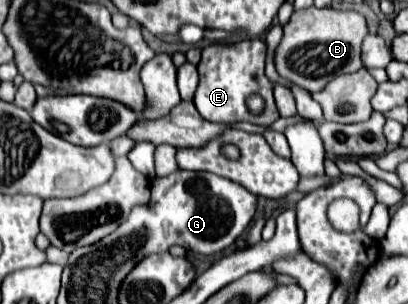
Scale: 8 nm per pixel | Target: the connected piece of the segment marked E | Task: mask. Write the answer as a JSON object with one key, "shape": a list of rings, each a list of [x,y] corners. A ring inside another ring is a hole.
{"shape":[[[243,39],[233,45],[225,43],[211,43],[203,49],[199,69],[199,87],[195,91],[195,107],[199,109],[201,117],[207,121],[234,123],[246,121],[252,124],[269,127],[279,119],[275,99],[273,99],[273,83],[265,75],[265,53],[267,47],[261,39]],[[251,93],[263,95],[267,107],[260,115],[251,114],[247,111],[245,99]]]}

